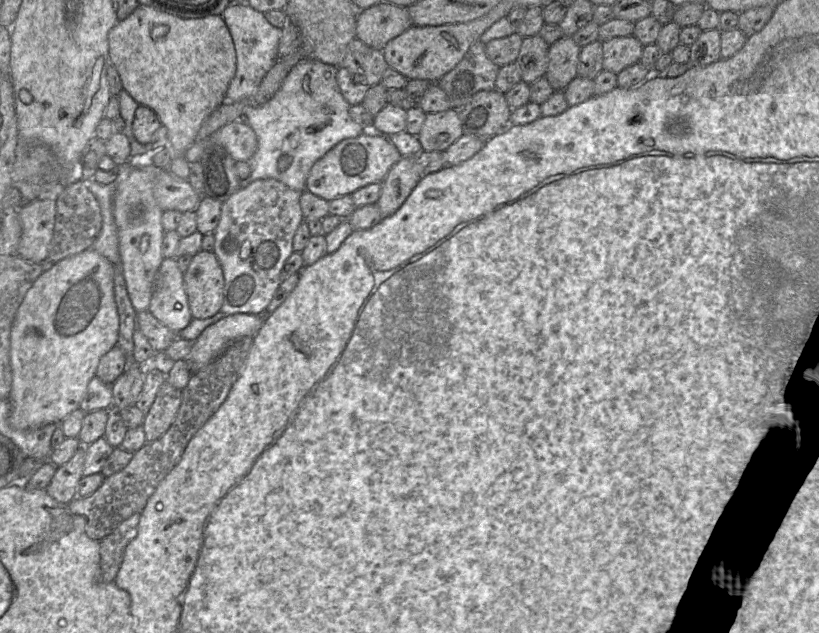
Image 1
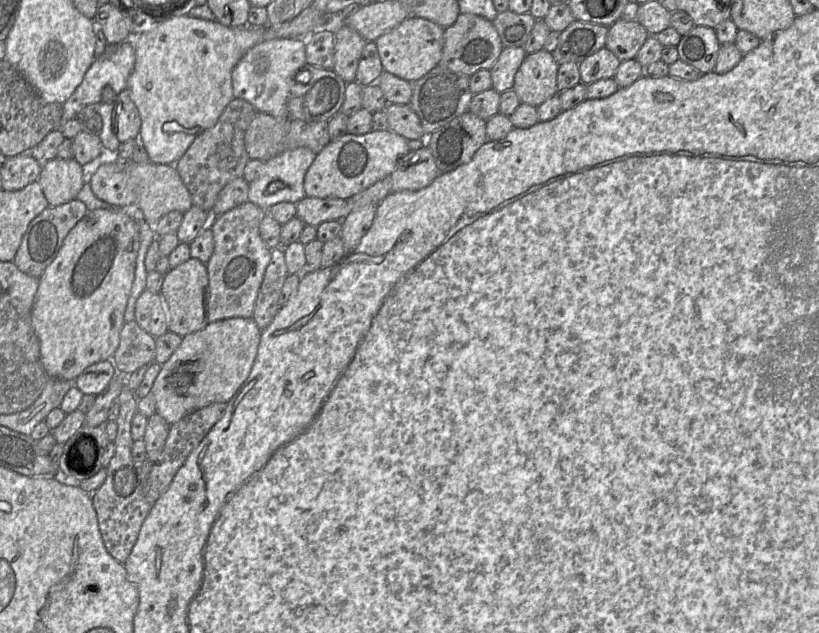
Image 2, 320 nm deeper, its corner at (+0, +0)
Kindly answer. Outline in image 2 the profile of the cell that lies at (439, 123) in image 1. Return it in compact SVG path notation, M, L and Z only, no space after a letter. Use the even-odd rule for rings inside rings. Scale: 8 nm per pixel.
M387 104L385 112L388 130L405 137L407 140L426 138L419 117L409 104Z

